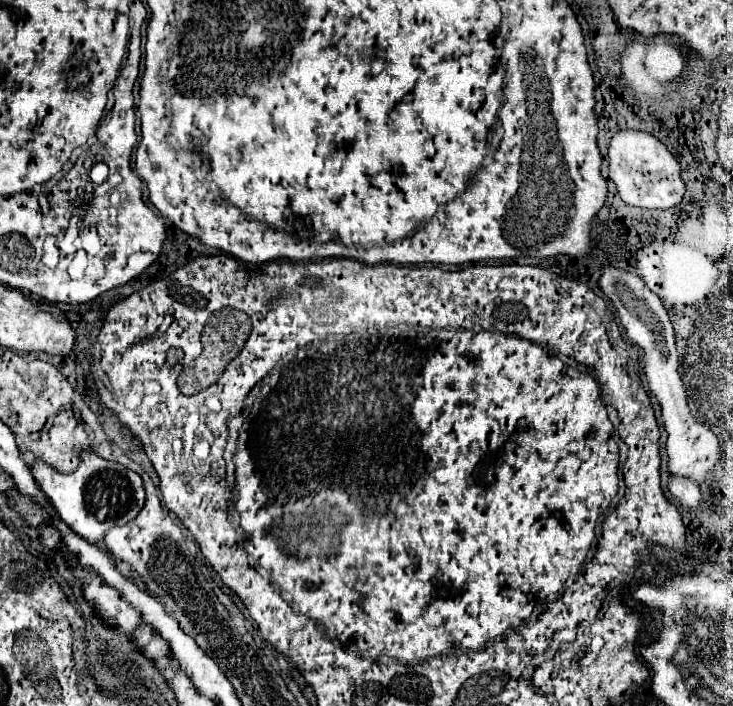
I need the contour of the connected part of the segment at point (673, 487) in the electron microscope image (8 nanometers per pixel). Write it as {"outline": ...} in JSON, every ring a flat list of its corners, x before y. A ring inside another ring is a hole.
{"outline":[[671,475,667,489,671,491,673,497,677,497,681,501,681,505,685,507,699,507,701,503,701,493,699,493,699,485,693,483,693,479,685,479,679,475]]}

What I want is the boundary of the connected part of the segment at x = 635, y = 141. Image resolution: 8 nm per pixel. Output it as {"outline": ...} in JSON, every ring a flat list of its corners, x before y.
{"outline":[[619,131,609,147,609,179,617,185,619,197,641,209,671,209,681,203,685,183,679,161,653,135,643,131]]}

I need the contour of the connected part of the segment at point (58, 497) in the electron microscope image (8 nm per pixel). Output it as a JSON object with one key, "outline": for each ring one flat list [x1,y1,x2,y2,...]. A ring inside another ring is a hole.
{"outline":[[85,449,85,453,81,453,79,457,81,457,81,463,77,471,71,471,71,473,53,471,53,467,49,467,47,463,41,463,41,459,33,459,29,469,37,487,45,493,45,497,55,507,63,523,67,523,71,531,87,539,91,545,105,547,103,545,105,531,109,531,113,525,125,525,133,521,139,515,141,507,145,505,143,479,135,471,119,463,99,457,91,449]]}

